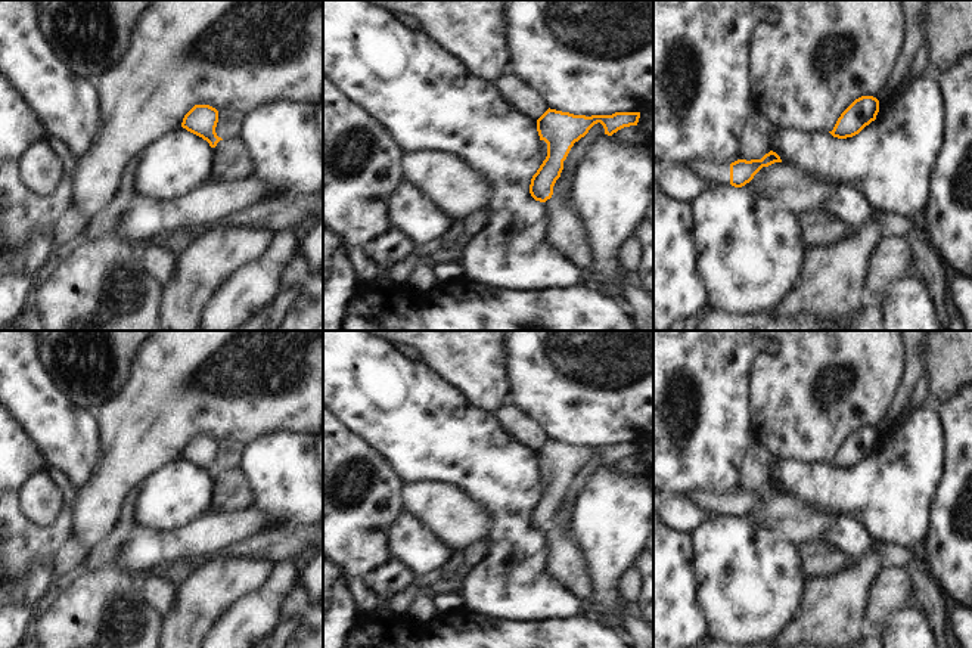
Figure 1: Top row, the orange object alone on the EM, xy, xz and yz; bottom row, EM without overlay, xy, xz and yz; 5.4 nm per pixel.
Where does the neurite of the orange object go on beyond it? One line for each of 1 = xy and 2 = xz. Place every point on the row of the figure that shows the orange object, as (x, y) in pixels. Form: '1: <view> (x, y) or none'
1: none
2: none

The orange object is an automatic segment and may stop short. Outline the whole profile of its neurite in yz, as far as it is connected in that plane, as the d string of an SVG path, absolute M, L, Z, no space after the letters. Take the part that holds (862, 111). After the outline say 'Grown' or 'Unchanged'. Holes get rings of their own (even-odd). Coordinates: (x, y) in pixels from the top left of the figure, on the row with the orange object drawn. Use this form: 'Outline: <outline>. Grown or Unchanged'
Outline: M861 96L841 114L833 130L829 133L838 139L853 137L875 121L878 112L879 100L873 96Z. Unchanged.

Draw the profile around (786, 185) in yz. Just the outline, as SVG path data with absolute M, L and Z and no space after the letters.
M786 162L763 167L748 186L795 216L822 210L825 201L836 187L833 183Z

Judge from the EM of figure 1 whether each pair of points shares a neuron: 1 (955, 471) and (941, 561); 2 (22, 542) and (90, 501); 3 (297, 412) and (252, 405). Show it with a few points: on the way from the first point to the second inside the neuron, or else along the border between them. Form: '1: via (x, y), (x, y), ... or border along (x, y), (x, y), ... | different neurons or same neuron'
1: via (955, 493), (955, 501), (947, 509), (947, 539) | same neuron
2: border along (78, 490), (71, 512), (70, 536) | different neurons
3: via (286, 405), (263, 405) | same neuron

